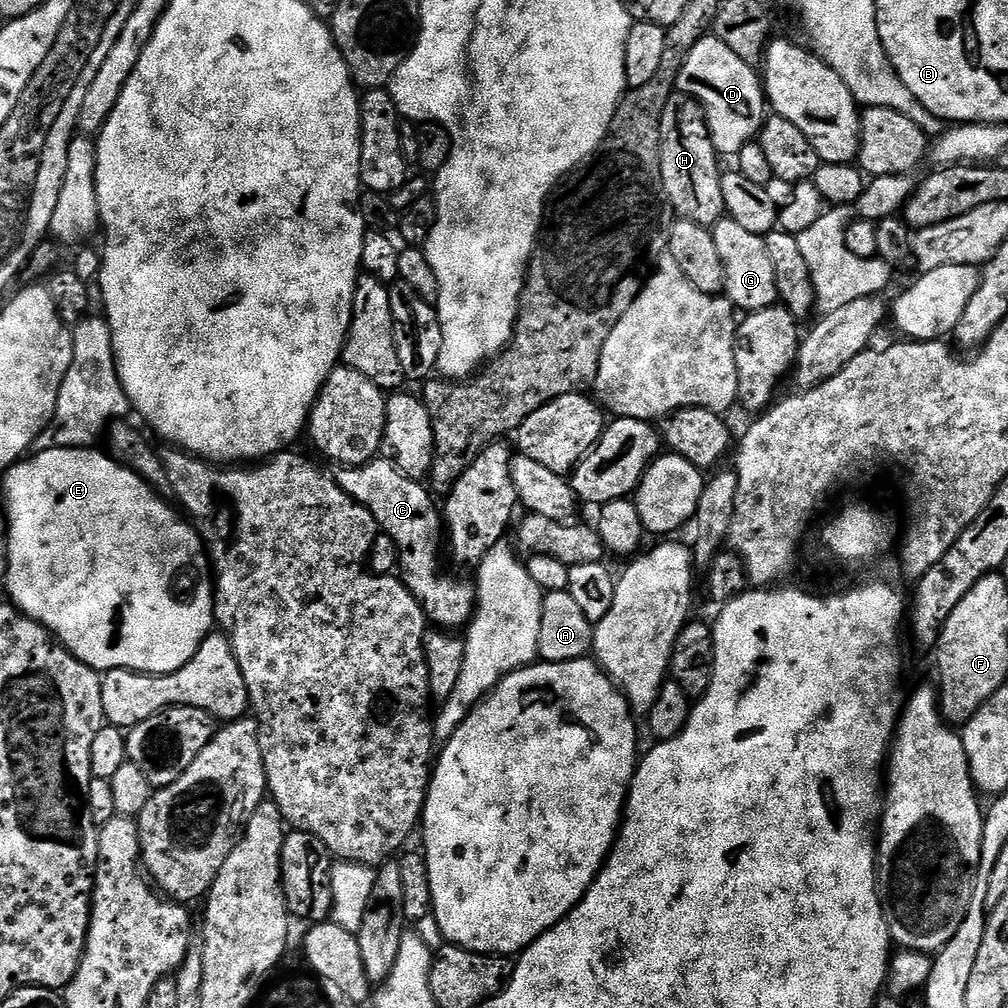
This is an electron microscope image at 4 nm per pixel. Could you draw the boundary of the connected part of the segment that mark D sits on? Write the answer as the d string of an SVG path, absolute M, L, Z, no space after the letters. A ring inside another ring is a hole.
M716 35L703 36L694 50L690 50L676 86L704 107L708 133L717 156L739 157L740 151L759 137L766 119L766 97L761 77L753 65L742 62L742 58L738 58L738 54L734 54L734 50Z

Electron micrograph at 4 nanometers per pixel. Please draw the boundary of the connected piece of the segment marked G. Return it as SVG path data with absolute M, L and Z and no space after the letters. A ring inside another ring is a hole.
M727 218L717 220L711 229L714 247L722 258L726 272L723 295L732 303L733 309L747 314L777 304L780 299L778 278L774 278L774 262L770 262L764 237L750 234L750 230L745 230L738 222Z

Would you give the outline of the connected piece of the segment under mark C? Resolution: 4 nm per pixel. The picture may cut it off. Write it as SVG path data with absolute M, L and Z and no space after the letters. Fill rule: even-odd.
M377 458L369 464L344 466L339 471L335 473L335 477L342 490L346 490L350 498L354 498L362 506L366 506L370 514L374 514L376 527L383 535L398 542L399 575L424 608L427 619L444 630L463 629L476 611L477 587L475 583L468 581L467 584L464 580L444 576L443 570L440 569L440 544L442 548L446 540L446 524L438 504L432 501L433 493L427 487L424 489L425 485L421 481L406 478L406 474L398 471L387 458ZM435 580L440 580L440 592L423 592L417 588L419 584L432 584Z

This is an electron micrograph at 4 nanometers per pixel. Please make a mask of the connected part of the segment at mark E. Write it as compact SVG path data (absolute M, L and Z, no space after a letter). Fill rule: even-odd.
M95 447L51 448L17 460L7 472L3 473L5 508L3 511L8 518L7 599L25 616L29 616L31 620L38 622L46 631L52 633L64 645L66 651L74 654L74 658L78 658L95 672L103 674L115 668L126 668L130 672L149 676L165 676L186 666L186 662L190 662L190 658L194 658L194 654L200 649L200 643L213 631L216 601L210 556L201 533L197 532L175 507L172 509L160 497L163 495L157 489L151 488L138 473L130 471L119 460L112 459L107 451L96 451Z

